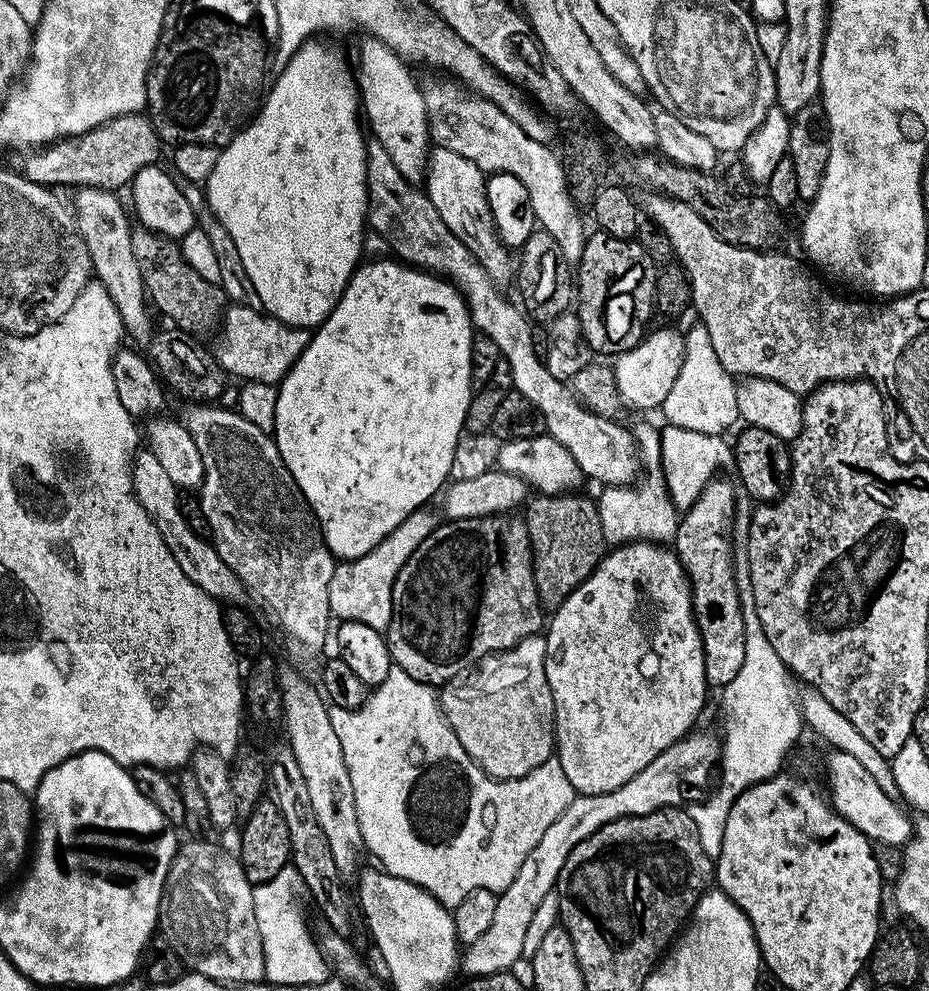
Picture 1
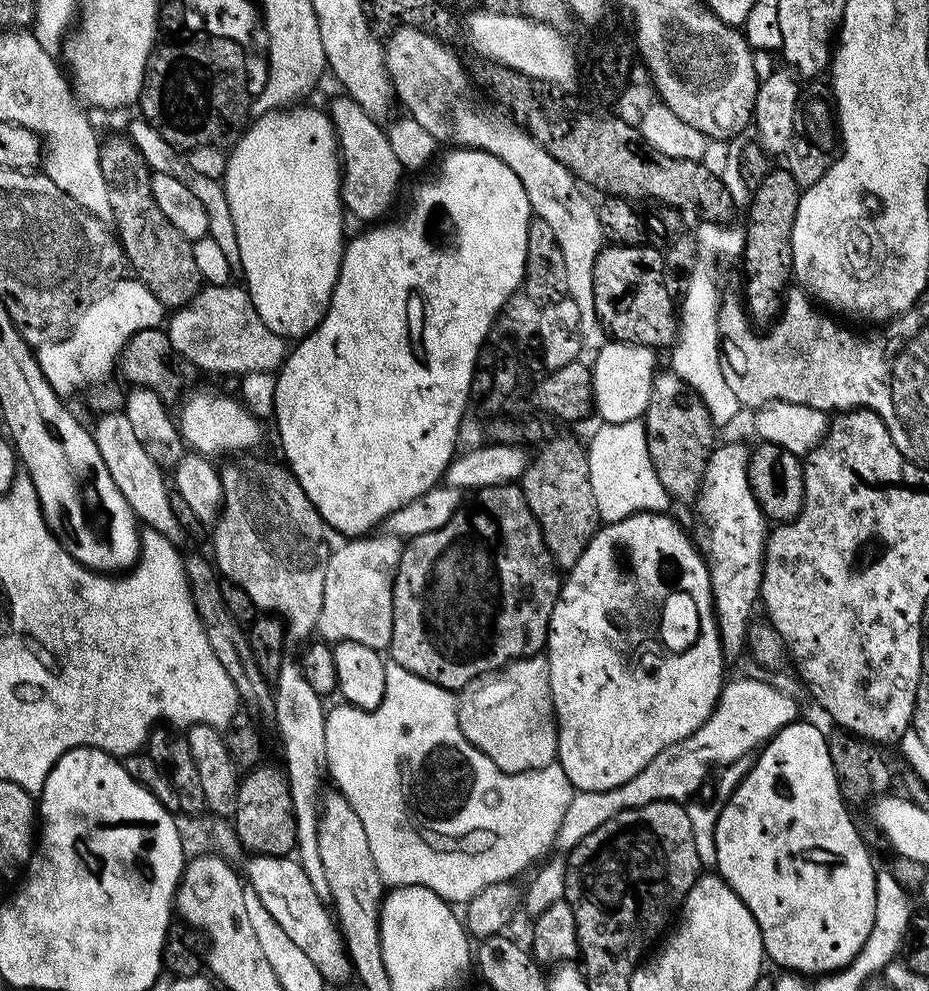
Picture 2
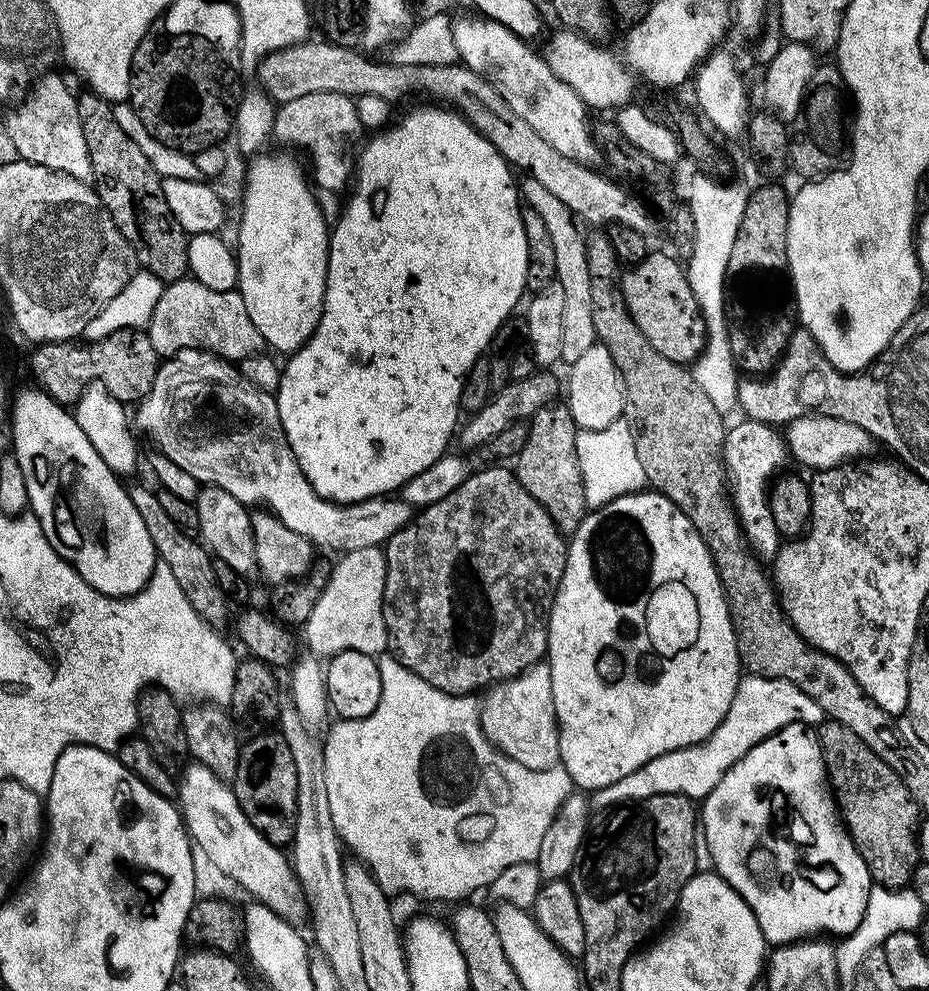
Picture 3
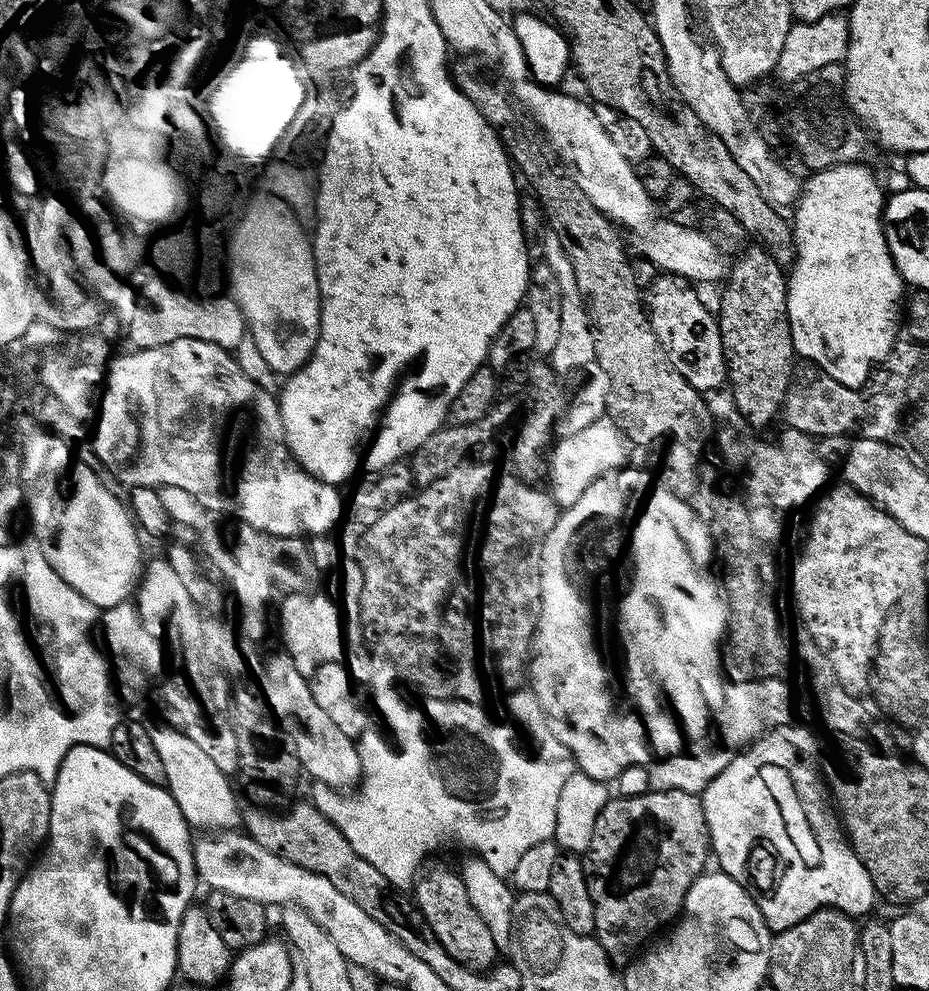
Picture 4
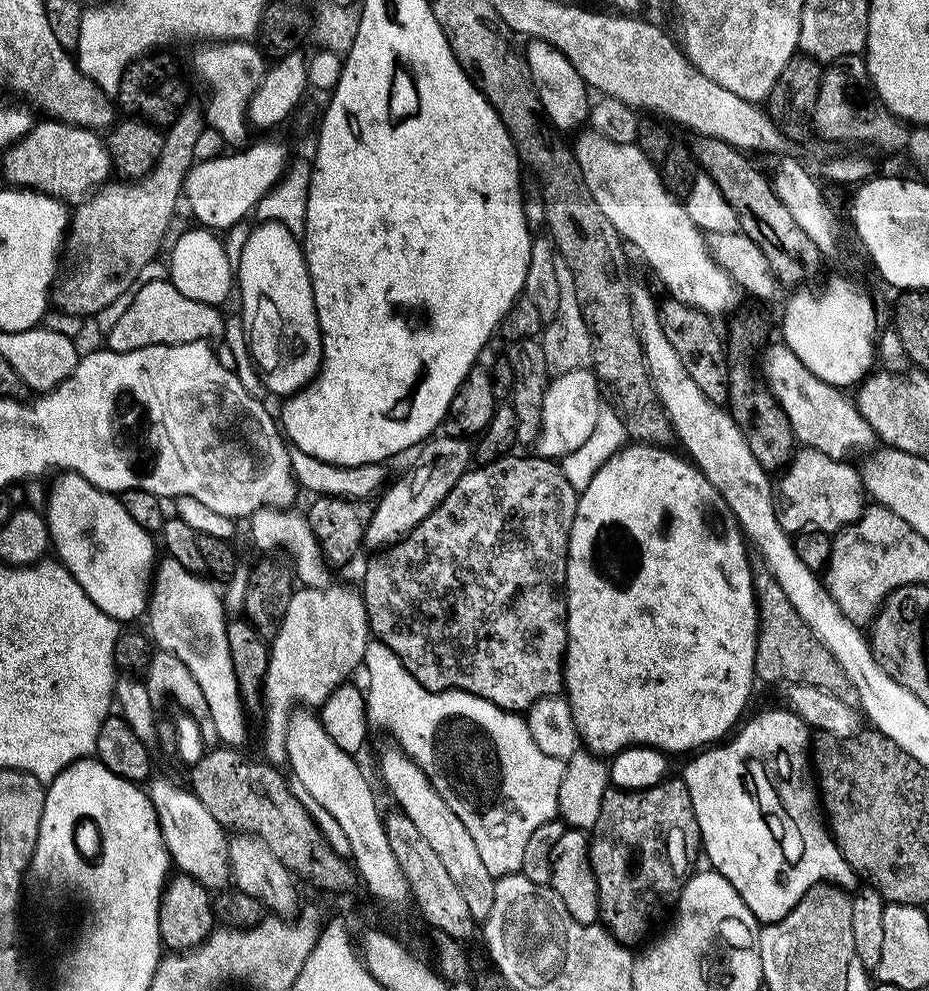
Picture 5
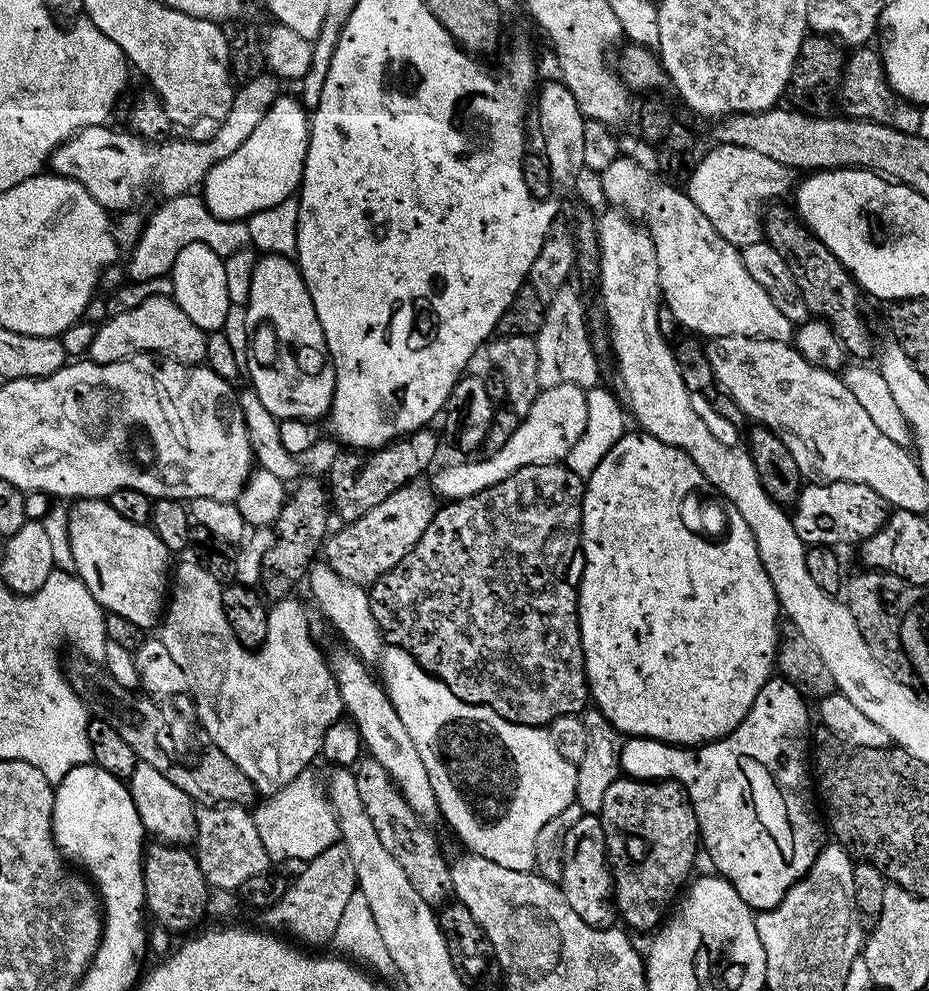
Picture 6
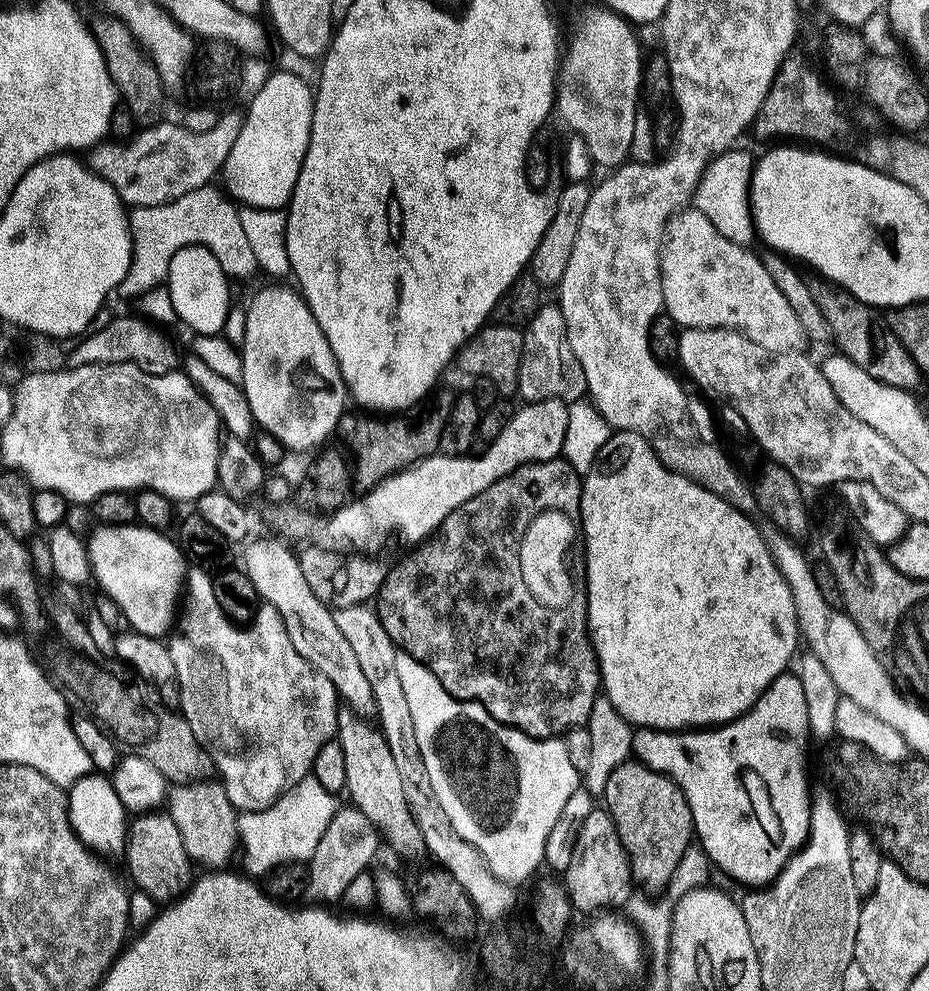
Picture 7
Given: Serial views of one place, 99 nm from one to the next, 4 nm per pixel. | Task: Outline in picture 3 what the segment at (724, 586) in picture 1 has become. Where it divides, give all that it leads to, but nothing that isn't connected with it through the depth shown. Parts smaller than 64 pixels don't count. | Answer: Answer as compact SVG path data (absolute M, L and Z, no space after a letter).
M740 418L733 428L731 425L724 433L724 470L730 485L732 507L736 510L751 551L764 562L775 557L782 543L769 504L770 481L784 468L783 464L790 460L785 437L776 432L779 431L773 425Z

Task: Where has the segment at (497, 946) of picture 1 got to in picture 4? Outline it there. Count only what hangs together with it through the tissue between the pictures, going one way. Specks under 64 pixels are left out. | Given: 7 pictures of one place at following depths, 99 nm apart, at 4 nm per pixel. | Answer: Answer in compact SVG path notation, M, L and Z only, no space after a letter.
M760 678L755 682L757 684L747 685L744 699L740 701L727 723L723 725L725 727L724 744L732 749L712 748L709 752L696 753L685 750L679 755L666 756L649 763L647 765L648 786L651 791L686 790L686 794L703 793L704 787L718 774L722 774L722 770L726 770L726 766L733 758L733 750L743 750L760 739L765 732L780 728L784 724L791 724L797 719L796 711L800 708L800 696L791 688L788 680Z

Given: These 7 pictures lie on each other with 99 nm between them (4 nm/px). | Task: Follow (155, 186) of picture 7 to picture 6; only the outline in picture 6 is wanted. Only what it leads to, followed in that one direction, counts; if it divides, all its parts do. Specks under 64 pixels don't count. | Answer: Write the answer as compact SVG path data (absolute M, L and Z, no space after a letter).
M270 72L257 73L244 84L235 91L232 108L221 121L218 133L207 142L194 142L187 138L151 142L133 132L112 130L106 124L84 127L52 152L49 169L57 176L68 177L84 186L87 193L109 212L131 209L139 188L146 185L153 174L155 184L165 197L185 195L203 183L213 166L237 152L238 147L254 134L280 95L279 79Z

